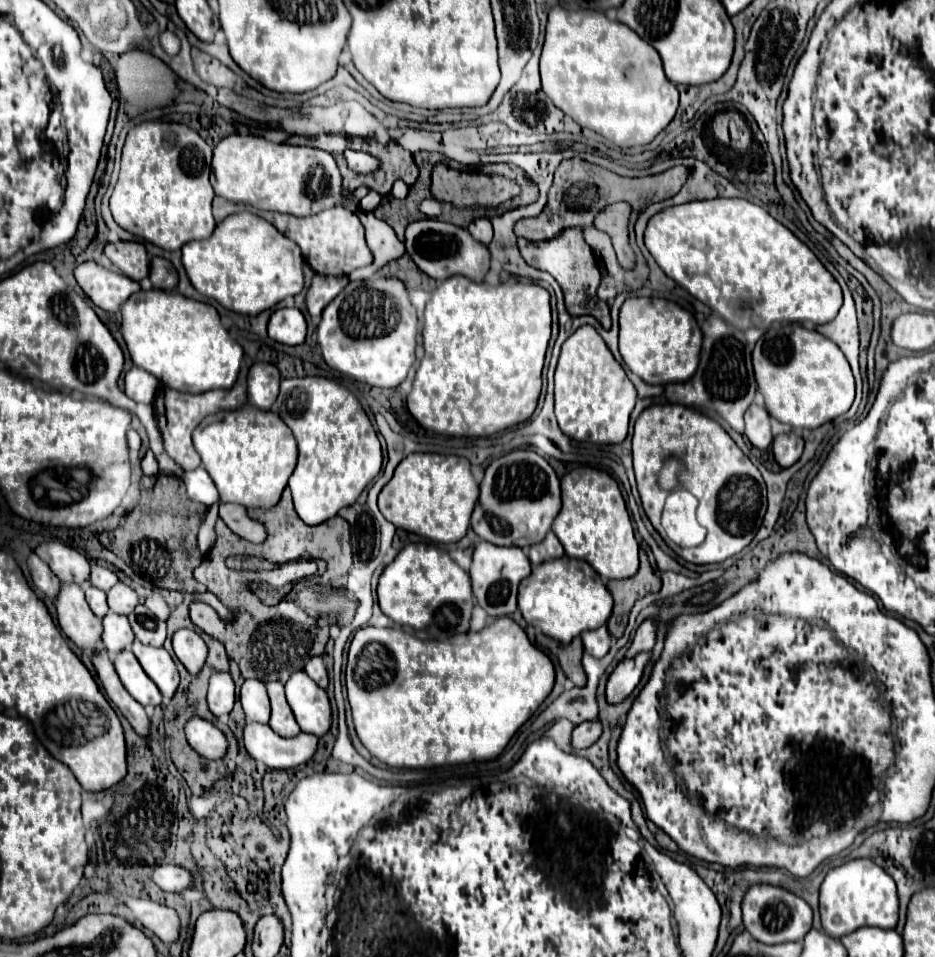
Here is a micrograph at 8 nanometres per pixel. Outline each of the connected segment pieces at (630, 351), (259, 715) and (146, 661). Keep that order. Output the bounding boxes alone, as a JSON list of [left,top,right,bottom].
[[620,298,702,384],[240,680,270,722],[132,640,180,700]]

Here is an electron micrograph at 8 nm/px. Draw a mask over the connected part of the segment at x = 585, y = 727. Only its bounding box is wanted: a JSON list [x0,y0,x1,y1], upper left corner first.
[572,720,602,748]

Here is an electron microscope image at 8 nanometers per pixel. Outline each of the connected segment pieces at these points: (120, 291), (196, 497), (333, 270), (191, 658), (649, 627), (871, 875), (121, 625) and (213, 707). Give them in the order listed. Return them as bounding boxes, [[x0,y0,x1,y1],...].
[[74,262,140,312],[182,466,218,506],[250,204,374,276],[172,630,208,674],[626,618,656,658],[820,858,898,938],[102,612,134,652],[208,672,234,716]]

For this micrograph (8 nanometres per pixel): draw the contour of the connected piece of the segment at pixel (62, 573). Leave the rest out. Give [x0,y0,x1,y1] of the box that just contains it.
[34,540,90,584]

